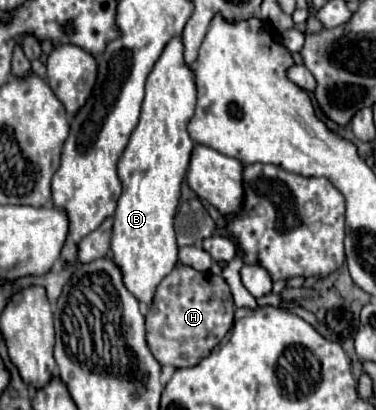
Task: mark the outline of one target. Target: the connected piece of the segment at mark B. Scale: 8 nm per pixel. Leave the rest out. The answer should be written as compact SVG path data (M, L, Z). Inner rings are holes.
M174 37L150 71L140 121L118 161L122 195L114 213L112 251L114 261L122 269L126 289L144 305L150 305L158 281L162 281L162 277L166 277L178 263L174 213L194 149L194 141L186 127L196 105L194 73L184 63L182 49L180 37Z

